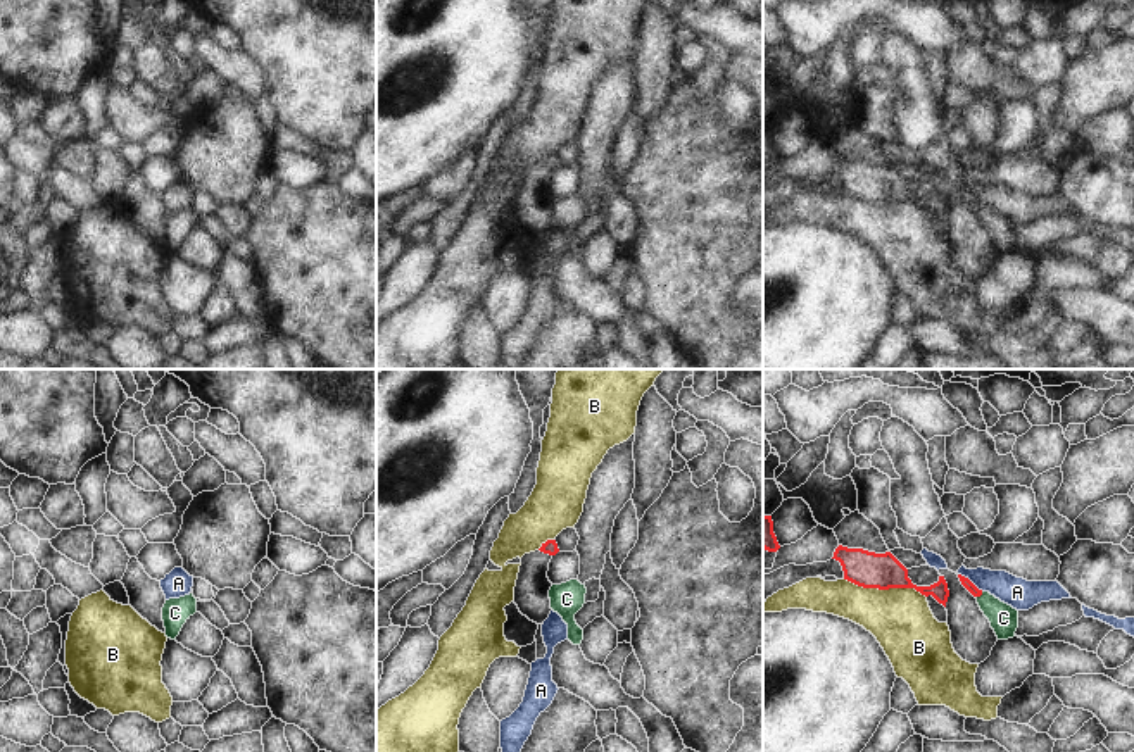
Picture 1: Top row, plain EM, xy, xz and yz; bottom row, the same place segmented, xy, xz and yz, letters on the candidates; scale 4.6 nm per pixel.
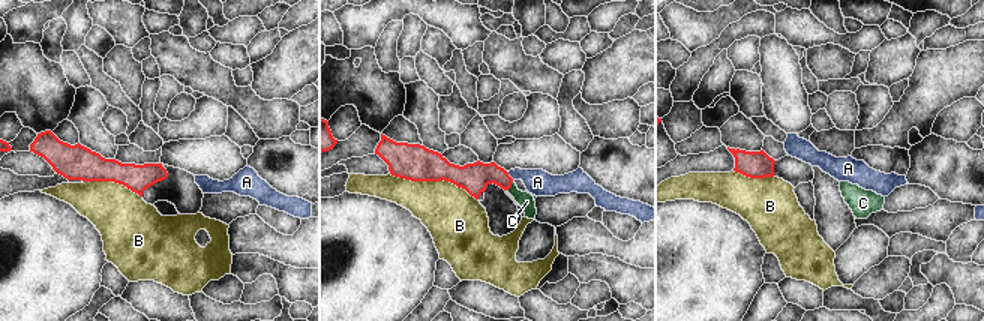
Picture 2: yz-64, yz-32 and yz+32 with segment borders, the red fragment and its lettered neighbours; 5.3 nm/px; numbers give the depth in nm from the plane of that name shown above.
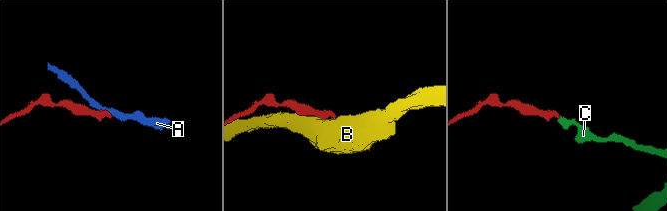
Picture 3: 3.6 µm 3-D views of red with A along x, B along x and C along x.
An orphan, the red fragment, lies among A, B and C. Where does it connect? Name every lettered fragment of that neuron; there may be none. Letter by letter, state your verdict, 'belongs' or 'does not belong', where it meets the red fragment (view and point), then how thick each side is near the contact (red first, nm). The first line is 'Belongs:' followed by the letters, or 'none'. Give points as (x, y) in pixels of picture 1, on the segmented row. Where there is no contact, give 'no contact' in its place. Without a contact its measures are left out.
Belongs: C
A: does not belong; contact yz (969, 580); calibres 50 and 140 nm
B: does not belong; contact yz (884, 589); calibres 170 and 280 nm
C: belongs; contact yz (979, 595); calibres 50 and 140 nm

